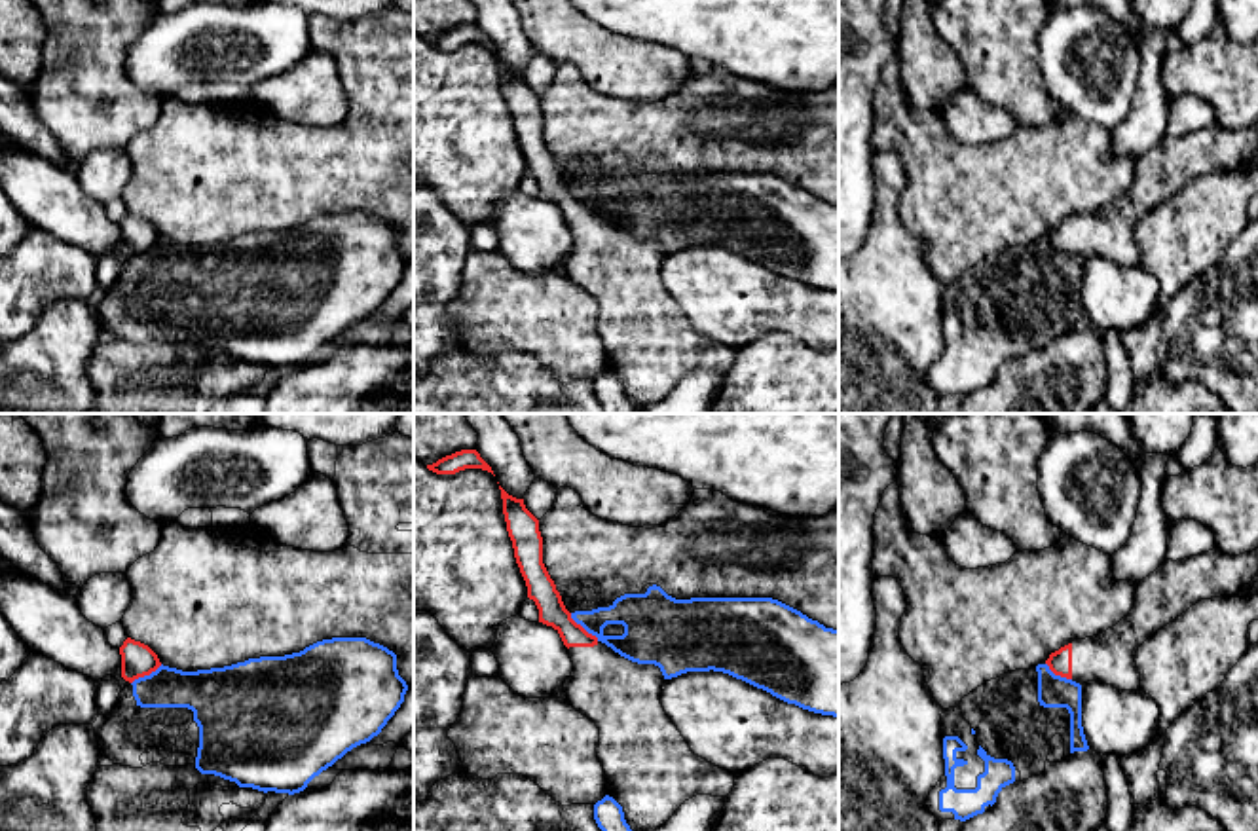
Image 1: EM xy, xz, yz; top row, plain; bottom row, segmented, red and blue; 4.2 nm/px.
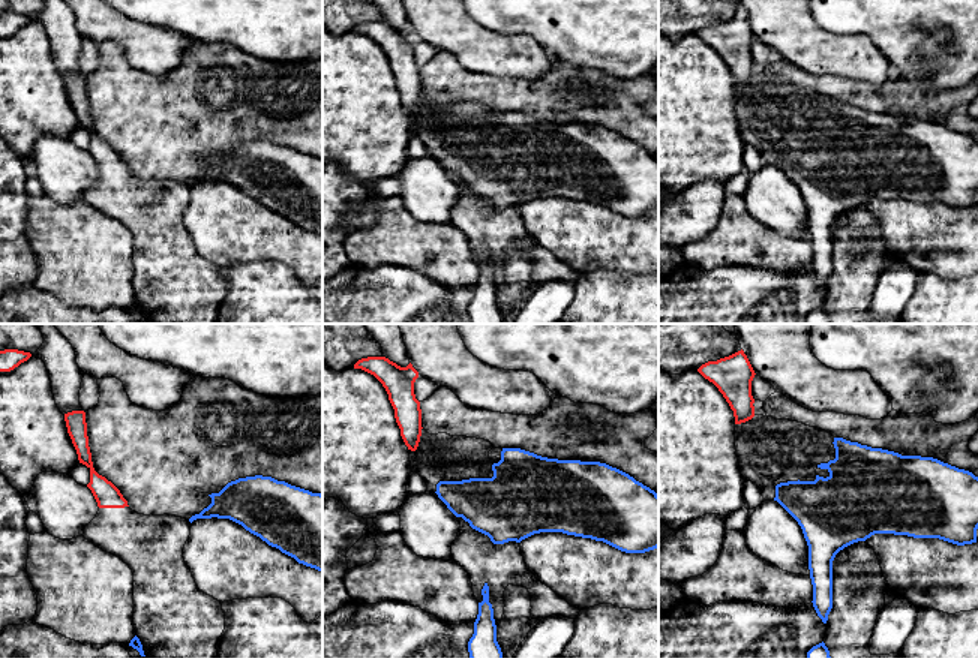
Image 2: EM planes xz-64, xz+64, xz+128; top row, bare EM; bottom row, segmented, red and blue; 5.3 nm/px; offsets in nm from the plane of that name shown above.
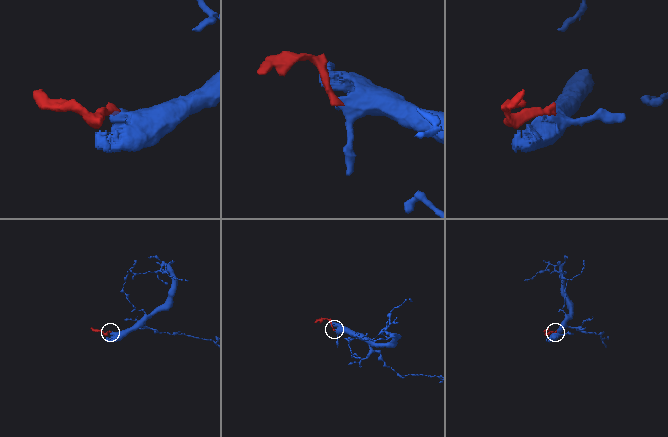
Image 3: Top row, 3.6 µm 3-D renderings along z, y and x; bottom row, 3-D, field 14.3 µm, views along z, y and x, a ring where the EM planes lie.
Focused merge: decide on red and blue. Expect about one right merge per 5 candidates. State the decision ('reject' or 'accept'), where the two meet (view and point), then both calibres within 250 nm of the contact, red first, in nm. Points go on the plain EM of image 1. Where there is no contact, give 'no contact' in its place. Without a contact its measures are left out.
reject | xz (581, 202) | 120/170 nm

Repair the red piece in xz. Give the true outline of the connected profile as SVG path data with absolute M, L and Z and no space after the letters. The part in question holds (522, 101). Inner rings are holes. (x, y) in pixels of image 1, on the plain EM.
M501 61L499 65L514 133L526 156L527 173L533 175L539 184L539 197L552 201L567 224L598 220L598 212L571 194L543 138L539 95L526 83L524 74L509 70Z

